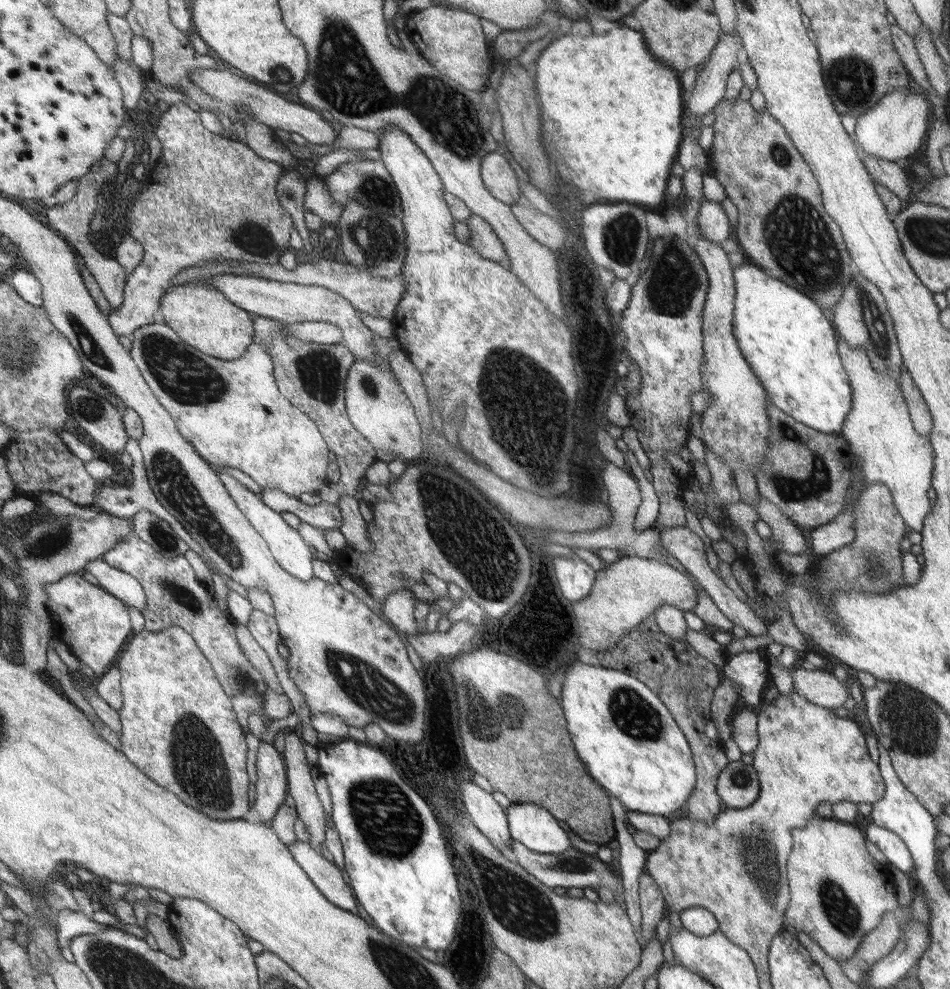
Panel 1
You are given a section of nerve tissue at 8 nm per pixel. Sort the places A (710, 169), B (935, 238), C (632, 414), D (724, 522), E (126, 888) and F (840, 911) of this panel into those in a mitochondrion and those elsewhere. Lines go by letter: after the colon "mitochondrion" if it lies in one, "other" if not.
A: other
B: mitochondrion
C: other
D: other
E: other
F: mitochondrion

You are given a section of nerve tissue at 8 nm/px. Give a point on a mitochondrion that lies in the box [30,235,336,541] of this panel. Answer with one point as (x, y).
(180, 374)

